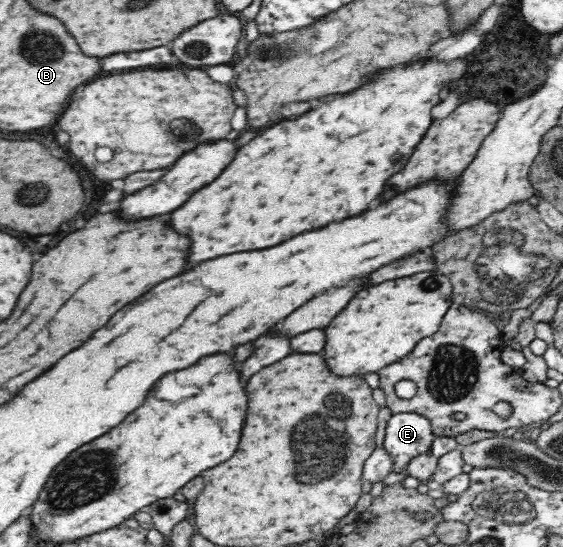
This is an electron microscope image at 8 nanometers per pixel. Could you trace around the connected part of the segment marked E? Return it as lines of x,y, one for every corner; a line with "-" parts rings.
411,411
392,414
386,423
383,440
383,448
392,458
390,472
408,475
407,467
414,457
431,453
434,438
432,424
427,417

